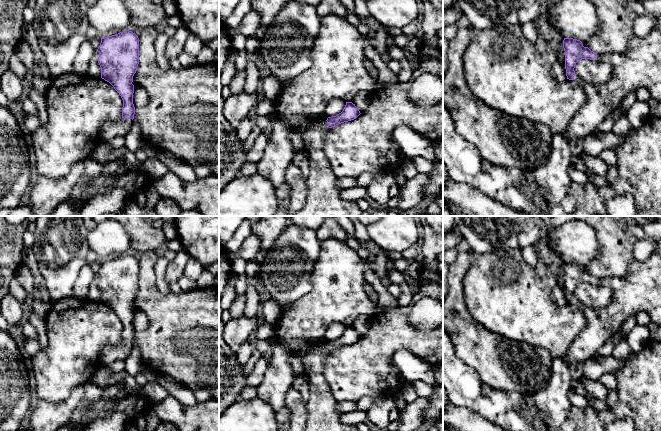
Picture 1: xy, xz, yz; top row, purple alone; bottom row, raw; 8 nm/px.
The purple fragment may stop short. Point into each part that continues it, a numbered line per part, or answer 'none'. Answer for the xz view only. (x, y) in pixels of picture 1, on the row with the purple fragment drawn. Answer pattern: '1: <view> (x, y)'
1: xz (323, 199)

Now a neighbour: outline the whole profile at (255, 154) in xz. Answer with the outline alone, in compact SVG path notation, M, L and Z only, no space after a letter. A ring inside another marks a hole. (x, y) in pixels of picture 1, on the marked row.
M263 131L255 140L253 147L247 152L245 163L258 163L264 155L268 143L268 135Z

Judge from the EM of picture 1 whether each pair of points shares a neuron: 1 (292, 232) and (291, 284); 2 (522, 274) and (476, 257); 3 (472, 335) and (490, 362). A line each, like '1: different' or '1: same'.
1: same
2: same
3: same

